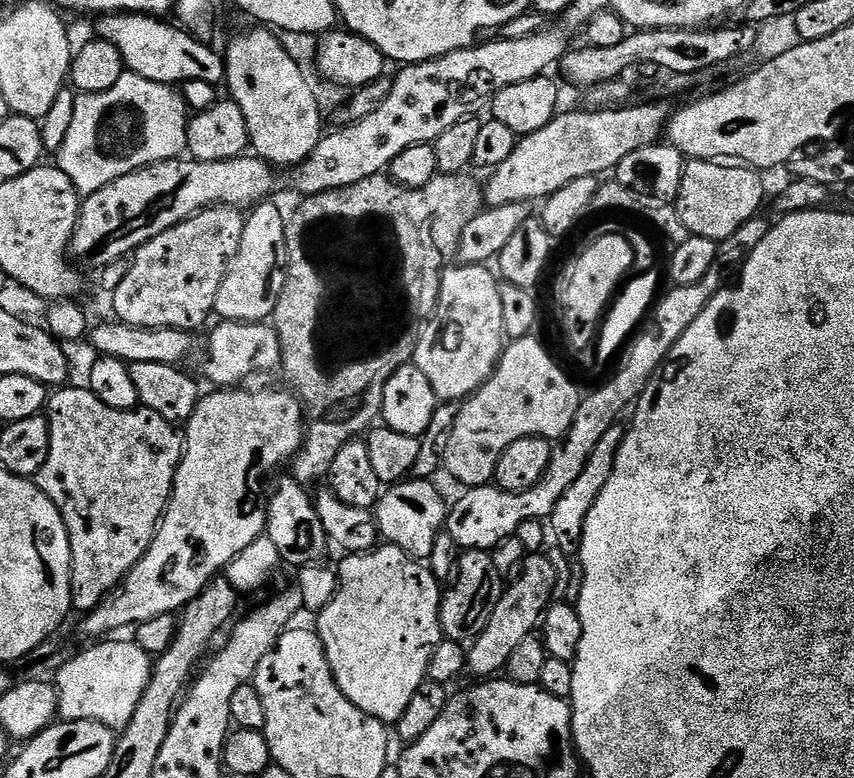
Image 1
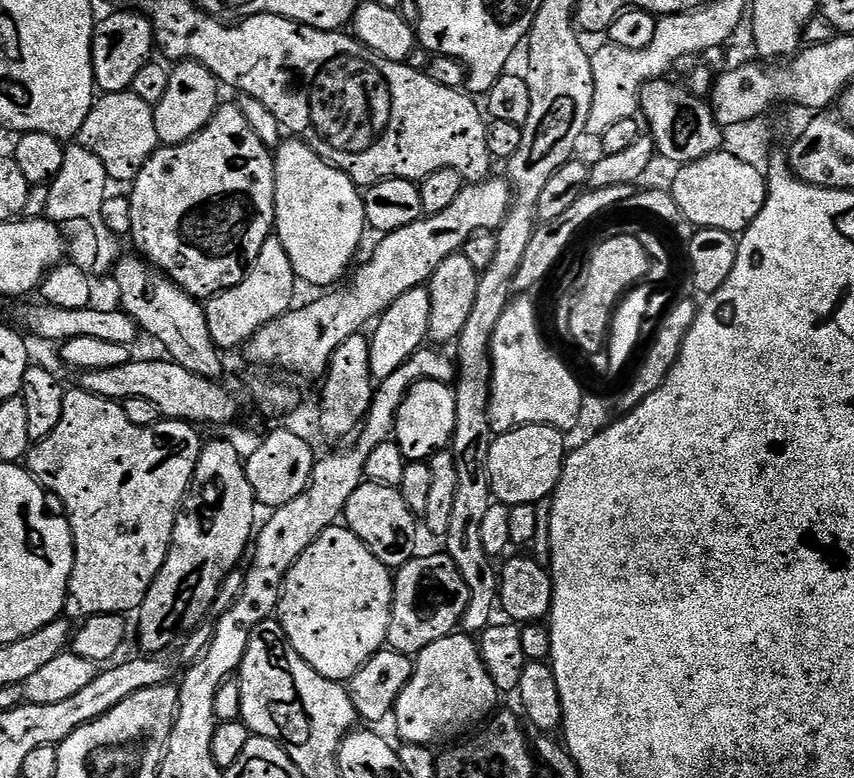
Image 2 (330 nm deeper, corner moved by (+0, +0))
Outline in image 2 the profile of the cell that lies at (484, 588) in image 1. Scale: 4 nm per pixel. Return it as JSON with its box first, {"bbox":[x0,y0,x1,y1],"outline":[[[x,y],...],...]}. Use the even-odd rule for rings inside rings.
{"bbox":[387,551,470,658],"outline":[[[443,551],[433,556],[417,555],[395,573],[392,586],[392,613],[387,647],[413,658],[426,646],[453,635],[460,628],[460,619],[470,606],[470,586],[458,566]]]}

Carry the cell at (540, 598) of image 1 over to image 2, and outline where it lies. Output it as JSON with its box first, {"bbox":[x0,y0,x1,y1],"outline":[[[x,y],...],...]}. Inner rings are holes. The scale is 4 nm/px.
{"bbox":[394,634,498,746],"outline":[[[453,634],[426,646],[426,650],[422,650],[420,655],[415,657],[410,682],[406,690],[402,690],[396,703],[394,713],[396,732],[405,744],[436,746],[439,740],[448,740],[451,736],[466,731],[471,724],[478,723],[483,716],[491,717],[498,708],[496,699],[498,699],[496,683],[484,665],[479,643],[471,635]]]}

